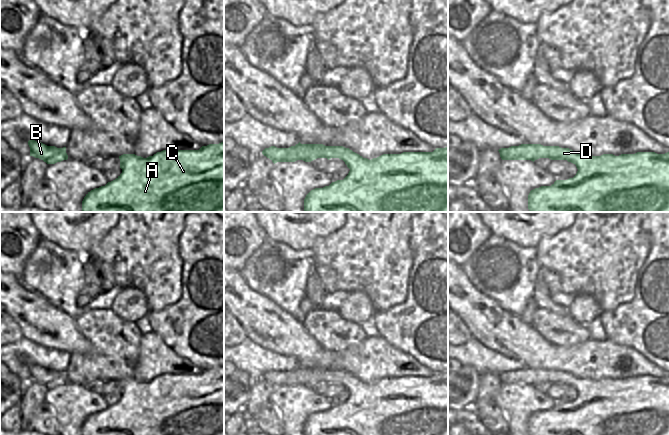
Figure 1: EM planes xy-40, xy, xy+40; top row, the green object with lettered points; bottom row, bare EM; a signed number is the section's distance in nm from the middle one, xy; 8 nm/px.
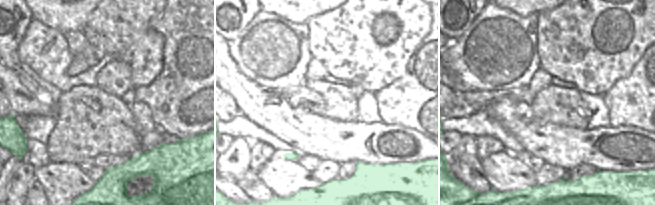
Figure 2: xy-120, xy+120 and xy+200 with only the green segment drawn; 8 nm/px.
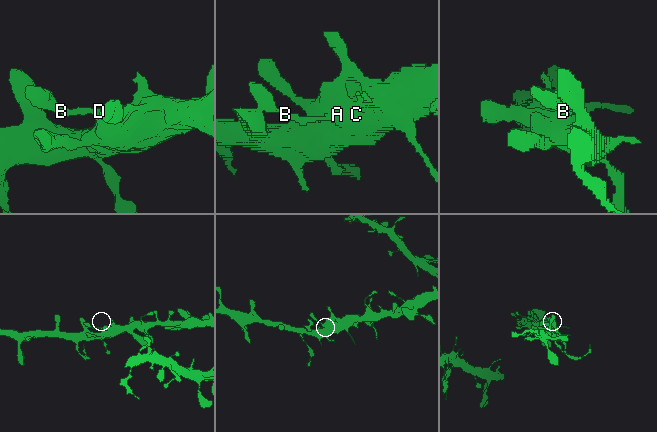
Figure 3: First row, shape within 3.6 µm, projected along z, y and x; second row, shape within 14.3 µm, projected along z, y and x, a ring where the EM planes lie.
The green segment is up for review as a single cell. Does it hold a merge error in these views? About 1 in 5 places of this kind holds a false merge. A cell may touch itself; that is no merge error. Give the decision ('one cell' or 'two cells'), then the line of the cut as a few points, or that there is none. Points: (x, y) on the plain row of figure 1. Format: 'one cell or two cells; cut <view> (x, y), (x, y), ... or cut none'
one cell; cut none

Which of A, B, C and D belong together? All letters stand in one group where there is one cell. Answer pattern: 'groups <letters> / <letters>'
groups A B C D

